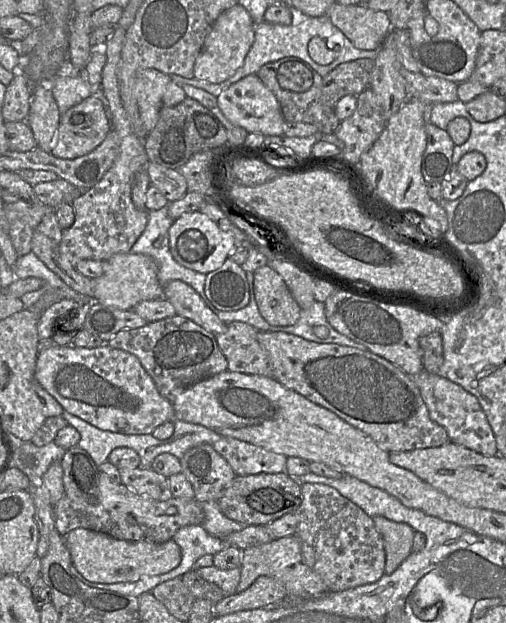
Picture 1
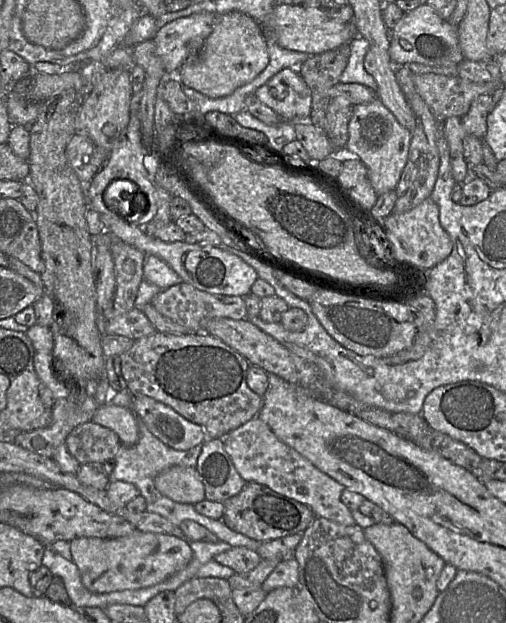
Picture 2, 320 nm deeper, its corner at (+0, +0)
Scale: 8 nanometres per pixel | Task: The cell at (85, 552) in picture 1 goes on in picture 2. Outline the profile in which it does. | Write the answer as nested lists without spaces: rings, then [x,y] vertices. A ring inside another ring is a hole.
[[[136,530],[119,538],[82,537],[69,543],[83,585],[93,593],[109,593],[150,587],[182,570],[193,557],[188,542],[173,535]]]

